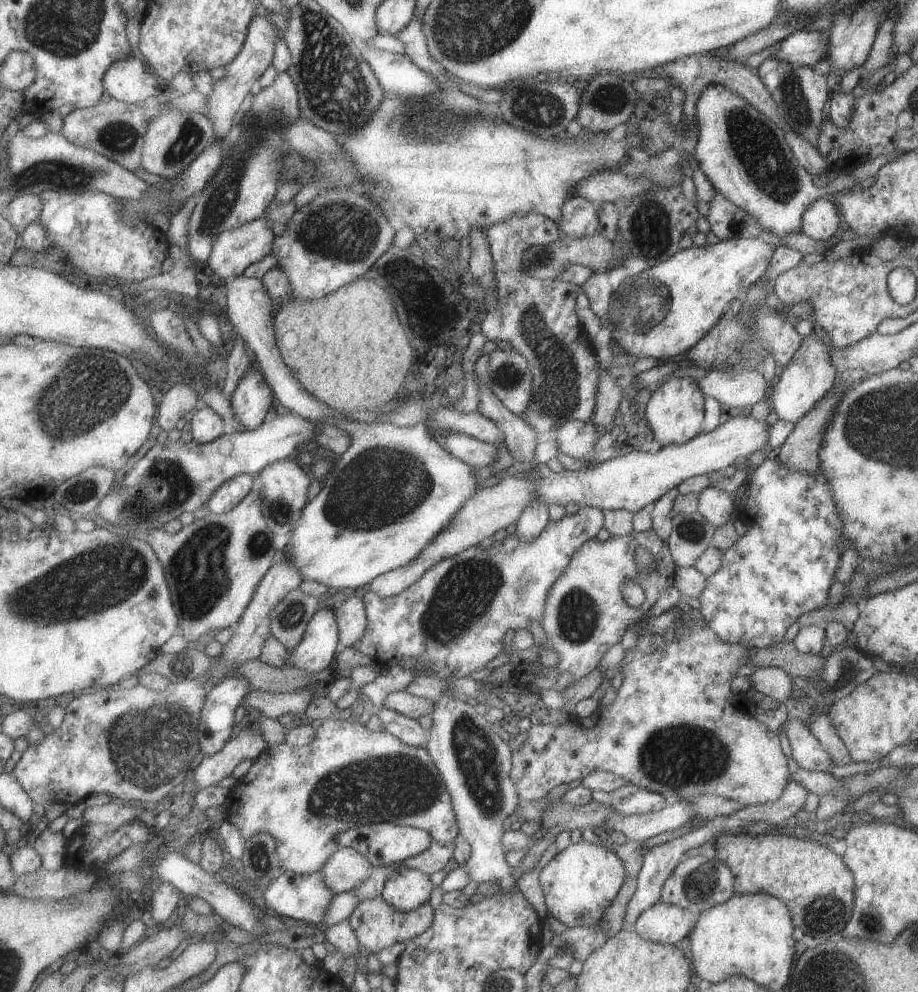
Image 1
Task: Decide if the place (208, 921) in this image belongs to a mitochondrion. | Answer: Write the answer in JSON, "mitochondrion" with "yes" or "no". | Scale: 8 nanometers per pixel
{"mitochondrion":"no"}

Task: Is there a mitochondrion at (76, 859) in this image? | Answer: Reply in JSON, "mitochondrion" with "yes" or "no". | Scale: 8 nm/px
{"mitochondrion":"no"}

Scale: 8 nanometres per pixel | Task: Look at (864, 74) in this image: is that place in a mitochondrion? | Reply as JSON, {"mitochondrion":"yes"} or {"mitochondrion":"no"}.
{"mitochondrion":"no"}

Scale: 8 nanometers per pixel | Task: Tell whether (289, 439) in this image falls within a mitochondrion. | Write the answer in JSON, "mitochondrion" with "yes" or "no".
{"mitochondrion":"no"}

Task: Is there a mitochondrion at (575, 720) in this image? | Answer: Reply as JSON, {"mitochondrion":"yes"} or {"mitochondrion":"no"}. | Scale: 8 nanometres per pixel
{"mitochondrion":"no"}

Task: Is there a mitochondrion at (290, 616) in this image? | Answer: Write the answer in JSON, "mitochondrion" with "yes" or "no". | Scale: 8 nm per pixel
{"mitochondrion":"yes"}

